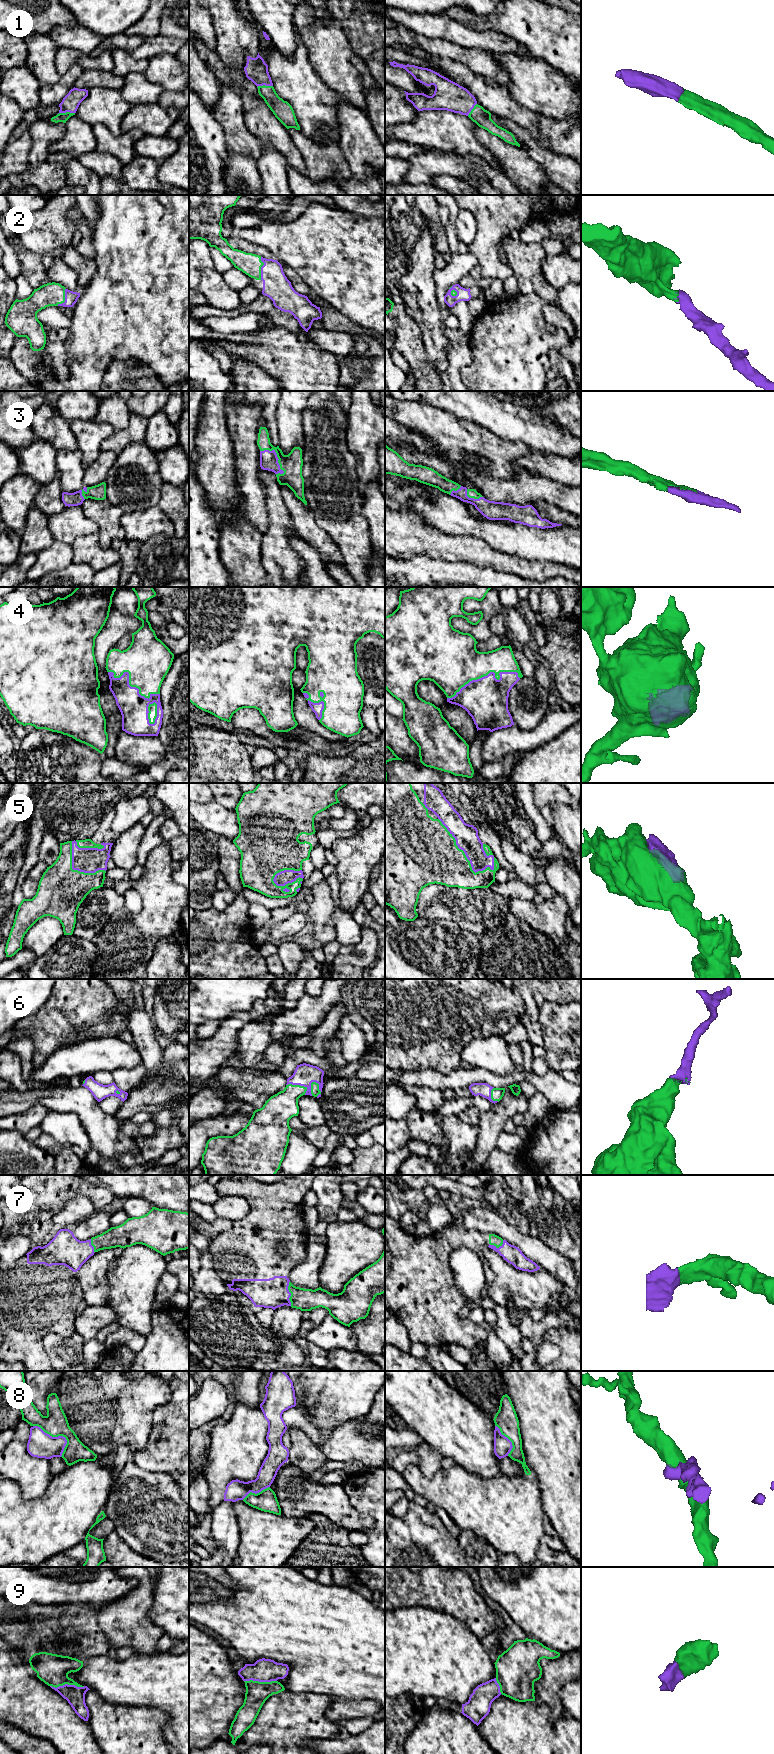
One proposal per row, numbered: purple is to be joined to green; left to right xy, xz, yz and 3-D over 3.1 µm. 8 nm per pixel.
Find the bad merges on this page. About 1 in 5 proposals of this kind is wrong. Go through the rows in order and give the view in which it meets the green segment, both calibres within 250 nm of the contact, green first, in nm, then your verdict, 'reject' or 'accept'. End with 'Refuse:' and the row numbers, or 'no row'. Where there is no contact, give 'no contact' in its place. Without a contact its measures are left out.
1: xy | 80/140 nm | accept
2: xz | 170/220 nm | accept
3: xz | 170/140 nm | accept
4: yz | 360/360 nm | accept
5: yz | 420/190 nm | accept
6: xz | 240/170 nm | accept
7: xz | 180/240 nm | accept
8: xy | 200/200 nm | reject
9: xy | 240/150 nm | accept
Refuse: 8

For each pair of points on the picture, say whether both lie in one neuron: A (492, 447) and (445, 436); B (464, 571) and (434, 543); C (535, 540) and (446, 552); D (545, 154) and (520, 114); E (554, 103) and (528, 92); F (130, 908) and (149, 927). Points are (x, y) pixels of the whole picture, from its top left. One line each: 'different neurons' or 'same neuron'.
A: same neuron
B: different neurons
C: different neurons
D: different neurons
E: same neuron
F: different neurons

